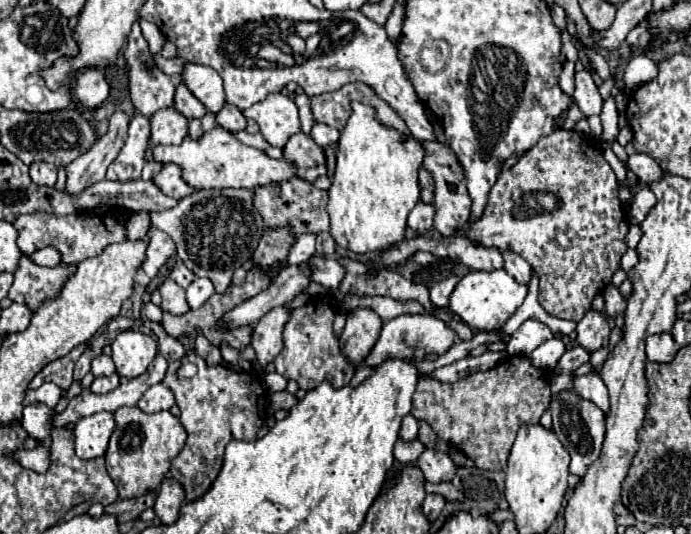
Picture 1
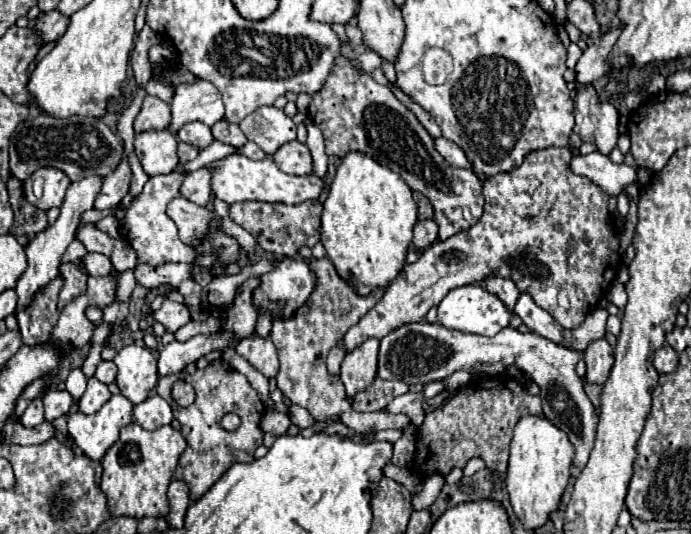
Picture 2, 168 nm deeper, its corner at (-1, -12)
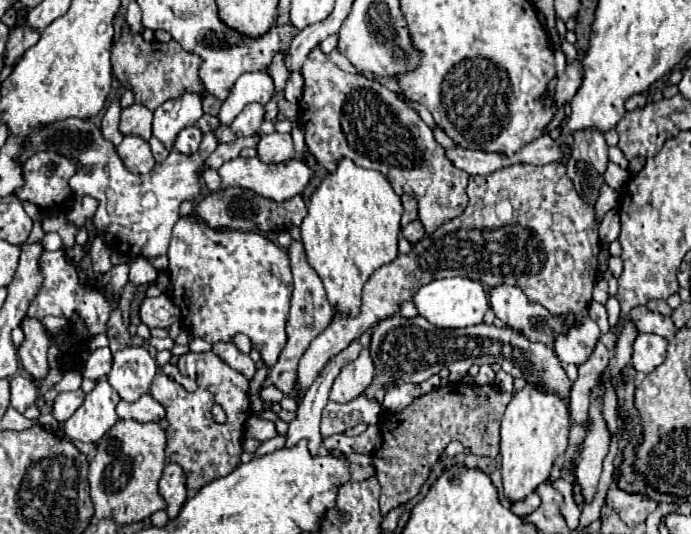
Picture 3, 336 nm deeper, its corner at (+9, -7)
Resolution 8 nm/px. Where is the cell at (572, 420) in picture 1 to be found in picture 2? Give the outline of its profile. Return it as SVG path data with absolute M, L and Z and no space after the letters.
M412 322L392 330L388 336L380 340L378 376L384 380L400 380L412 386L412 384L428 384L434 380L446 380L456 370L468 370L470 374L486 372L490 376L500 376L504 374L506 368L516 366L532 382L540 386L544 416L548 416L548 420L552 420L558 428L564 428L564 432L568 432L568 438L576 448L574 464L582 468L592 452L598 416L584 392L582 378L576 374L578 360L580 360L578 352L554 344L534 332L522 334L510 326L502 328L496 336L478 336L478 334L448 330L442 324Z

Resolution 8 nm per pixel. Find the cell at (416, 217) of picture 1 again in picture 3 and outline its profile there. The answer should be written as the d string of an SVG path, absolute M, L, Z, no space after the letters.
M412 221L412 223L408 223L408 225L402 229L402 237L408 239L412 245L418 243L424 235L426 235L426 231L424 231L424 227L422 227L420 221Z

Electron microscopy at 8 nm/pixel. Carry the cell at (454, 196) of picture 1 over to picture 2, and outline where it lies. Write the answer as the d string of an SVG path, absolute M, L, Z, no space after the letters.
M344 56L334 60L328 80L322 90L314 94L308 112L324 134L328 156L344 158L348 152L362 152L400 174L412 190L422 192L434 206L434 222L438 224L440 240L470 228L470 224L482 216L484 196L480 178L472 170L452 168L446 164L434 148L434 138L392 94L392 90L374 82L368 74L360 74L348 60L344 60Z

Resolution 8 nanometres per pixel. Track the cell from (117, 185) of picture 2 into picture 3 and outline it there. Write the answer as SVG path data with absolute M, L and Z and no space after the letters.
M76 197L76 203L74 203L74 209L68 213L68 219L82 227L86 223L88 217L94 215L94 211L98 209L98 199L90 199L90 197Z

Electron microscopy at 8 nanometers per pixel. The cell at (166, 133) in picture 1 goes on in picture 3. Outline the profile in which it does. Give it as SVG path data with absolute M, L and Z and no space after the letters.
M126 135L124 141L116 147L116 151L132 173L148 173L156 163L148 141L138 139L136 135Z

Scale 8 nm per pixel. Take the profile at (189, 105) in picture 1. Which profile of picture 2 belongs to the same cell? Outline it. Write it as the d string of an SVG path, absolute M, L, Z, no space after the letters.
M200 122L184 124L184 128L180 128L180 132L178 132L178 138L180 138L180 142L192 144L192 146L196 146L200 150L208 148L214 142L212 132L210 132L210 126L200 124Z

